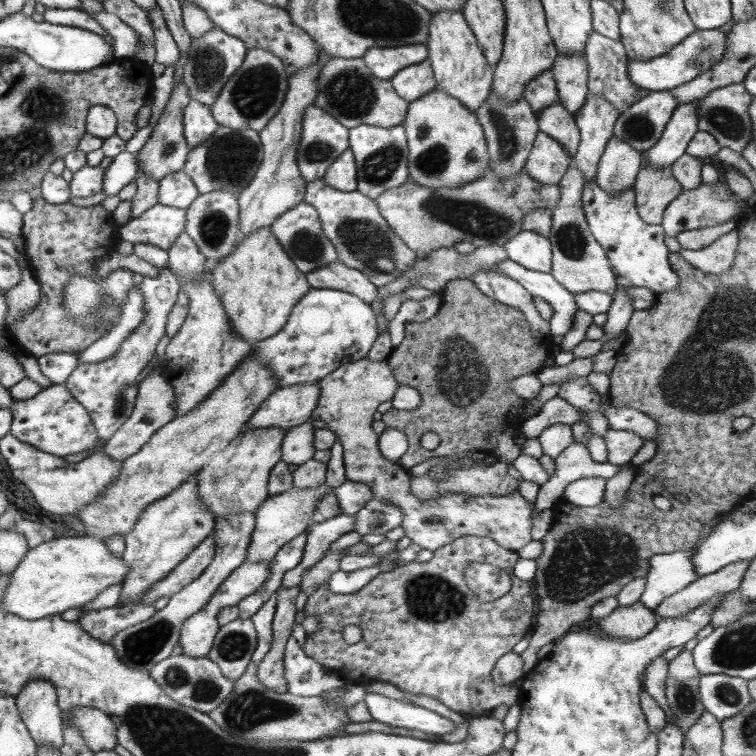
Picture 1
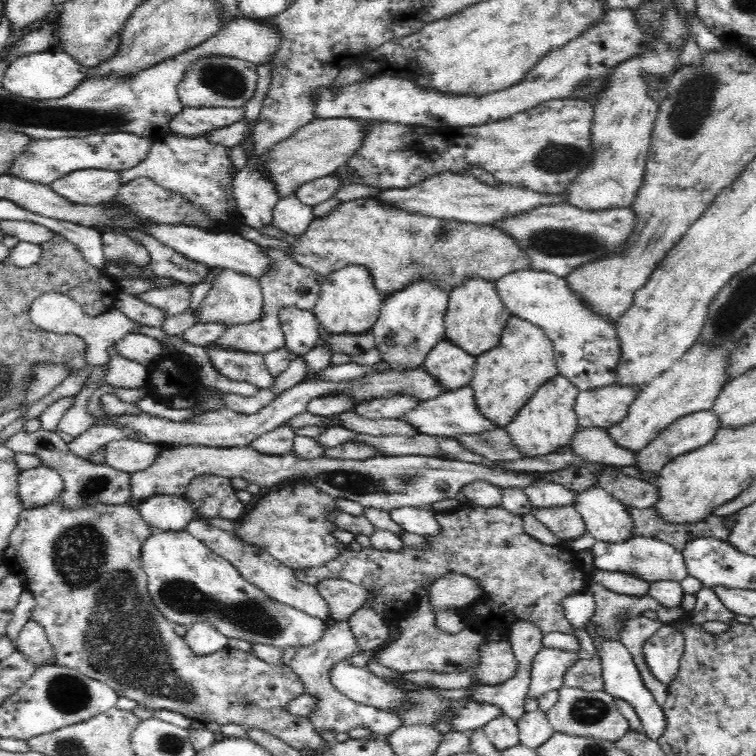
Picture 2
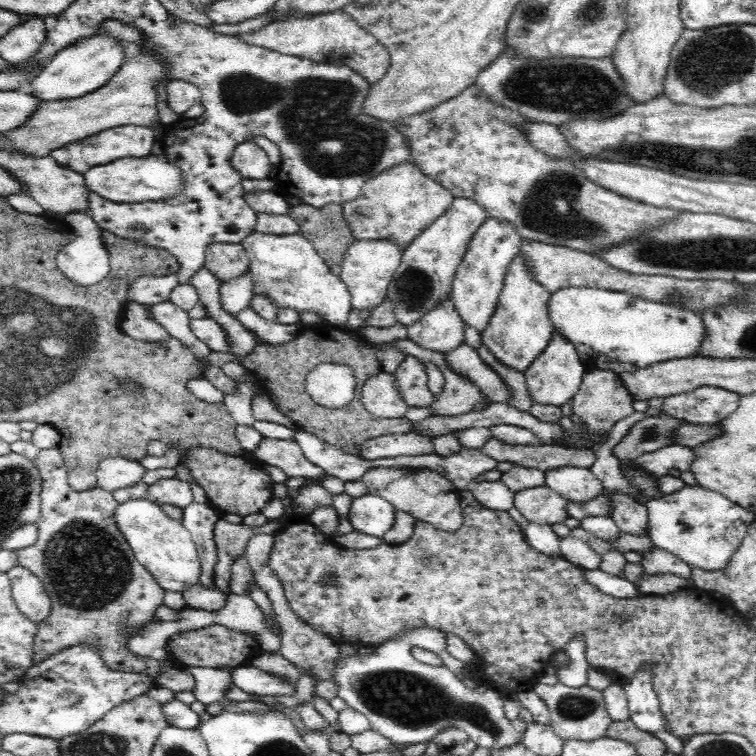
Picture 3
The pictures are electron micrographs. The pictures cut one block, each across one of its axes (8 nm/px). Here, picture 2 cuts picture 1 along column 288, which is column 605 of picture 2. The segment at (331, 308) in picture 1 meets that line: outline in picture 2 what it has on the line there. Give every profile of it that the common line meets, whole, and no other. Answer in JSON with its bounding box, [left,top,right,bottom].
[496,270,621,391]

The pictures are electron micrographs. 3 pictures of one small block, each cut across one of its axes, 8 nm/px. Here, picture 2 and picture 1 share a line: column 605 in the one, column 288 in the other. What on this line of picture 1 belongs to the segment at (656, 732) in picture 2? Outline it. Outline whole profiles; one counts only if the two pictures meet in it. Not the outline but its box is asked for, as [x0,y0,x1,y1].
[284,622,348,696]

